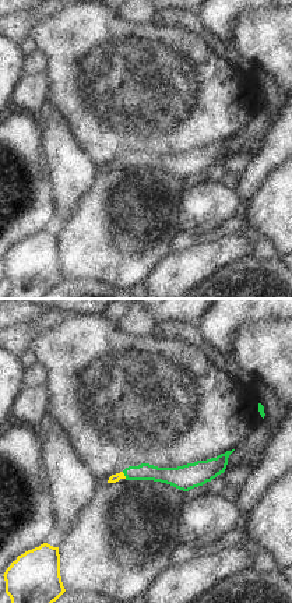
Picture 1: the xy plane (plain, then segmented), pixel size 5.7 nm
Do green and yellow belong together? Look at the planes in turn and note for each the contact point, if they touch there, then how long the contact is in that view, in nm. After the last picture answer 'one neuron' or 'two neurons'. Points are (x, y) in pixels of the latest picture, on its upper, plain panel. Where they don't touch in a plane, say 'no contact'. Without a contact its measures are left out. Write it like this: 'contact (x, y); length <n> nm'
contact (125, 162); length 50 nm

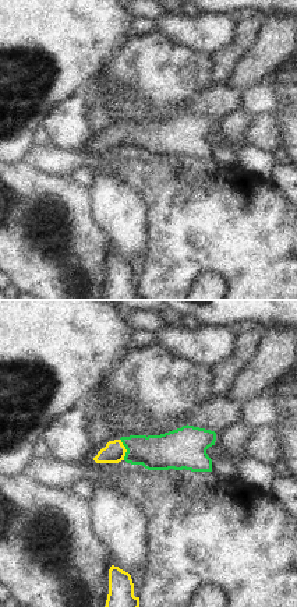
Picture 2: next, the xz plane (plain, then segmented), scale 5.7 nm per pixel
contact (126, 136); length 130 nm

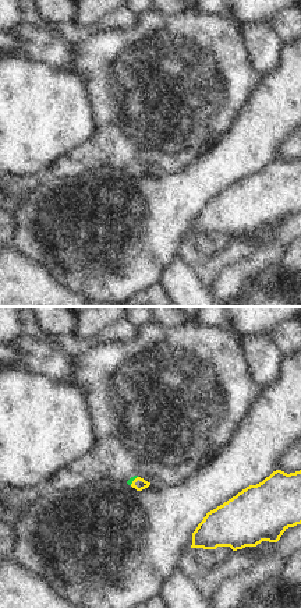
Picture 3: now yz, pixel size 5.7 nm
contact (134, 166); length 70 nm

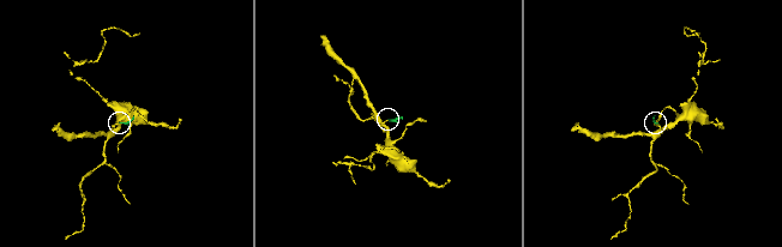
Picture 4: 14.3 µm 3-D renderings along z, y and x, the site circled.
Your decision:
one neuron

